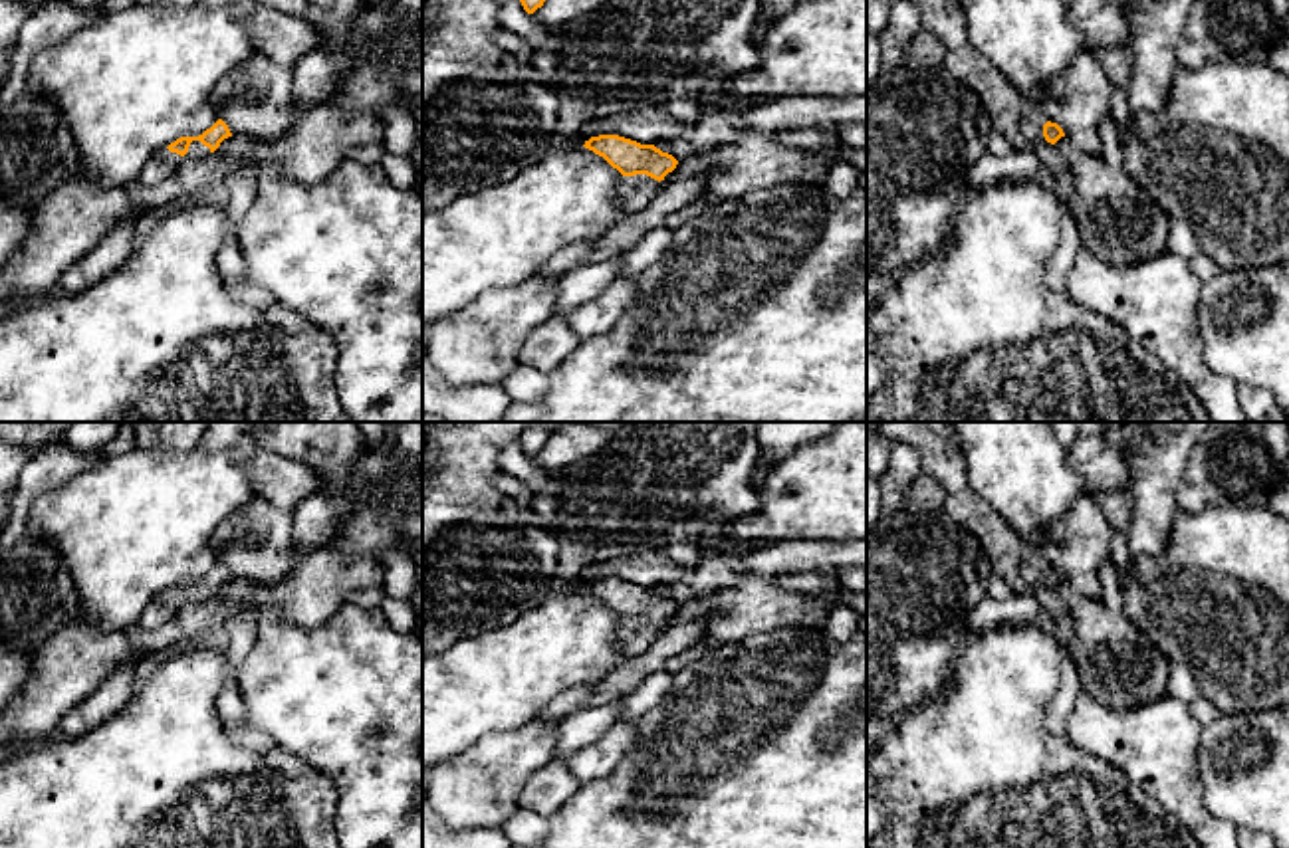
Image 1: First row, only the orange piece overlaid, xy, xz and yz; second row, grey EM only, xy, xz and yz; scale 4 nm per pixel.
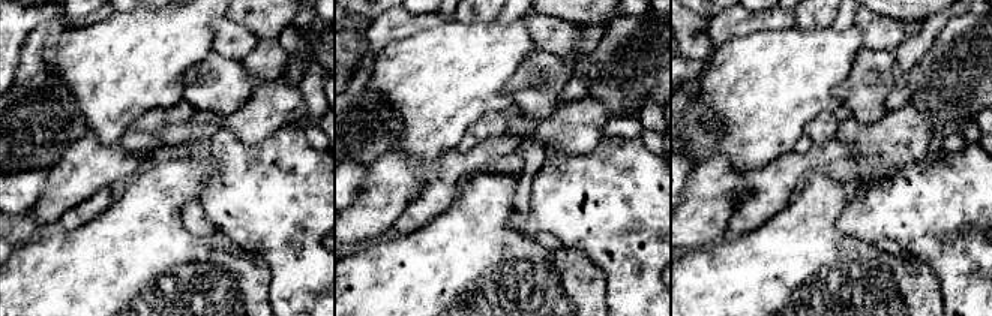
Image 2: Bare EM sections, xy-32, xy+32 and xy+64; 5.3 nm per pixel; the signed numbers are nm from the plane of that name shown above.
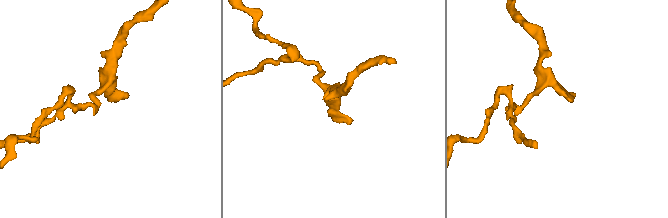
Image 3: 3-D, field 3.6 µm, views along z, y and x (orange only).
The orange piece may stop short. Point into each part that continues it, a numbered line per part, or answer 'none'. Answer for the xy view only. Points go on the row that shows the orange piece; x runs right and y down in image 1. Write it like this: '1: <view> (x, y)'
1: xy (197, 149)

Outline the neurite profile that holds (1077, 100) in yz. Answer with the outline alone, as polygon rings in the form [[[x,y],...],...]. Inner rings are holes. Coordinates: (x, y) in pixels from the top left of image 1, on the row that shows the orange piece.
[[[1081,50],[1071,65],[1051,79],[1039,105],[1047,121],[1057,123],[1077,149],[1103,155],[1099,123],[1111,111],[1111,91],[1095,53]]]

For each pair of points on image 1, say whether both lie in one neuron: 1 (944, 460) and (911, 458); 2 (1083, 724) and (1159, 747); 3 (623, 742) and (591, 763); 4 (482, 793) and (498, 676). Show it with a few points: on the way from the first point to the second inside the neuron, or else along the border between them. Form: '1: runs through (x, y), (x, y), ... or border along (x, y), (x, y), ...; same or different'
1: border along (903, 442), (909, 442), (919, 452), (923, 470); different
2: runs through (1101, 732), (1141, 742); same
3: runs through (615, 743), (599, 759); same
4: border along (534, 718), (516, 728), (482, 736), (451, 761); different

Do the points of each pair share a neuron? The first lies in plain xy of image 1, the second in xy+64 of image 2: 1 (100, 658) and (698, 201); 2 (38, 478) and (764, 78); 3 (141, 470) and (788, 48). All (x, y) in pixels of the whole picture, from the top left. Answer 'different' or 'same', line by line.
1: same
2: different
3: same

